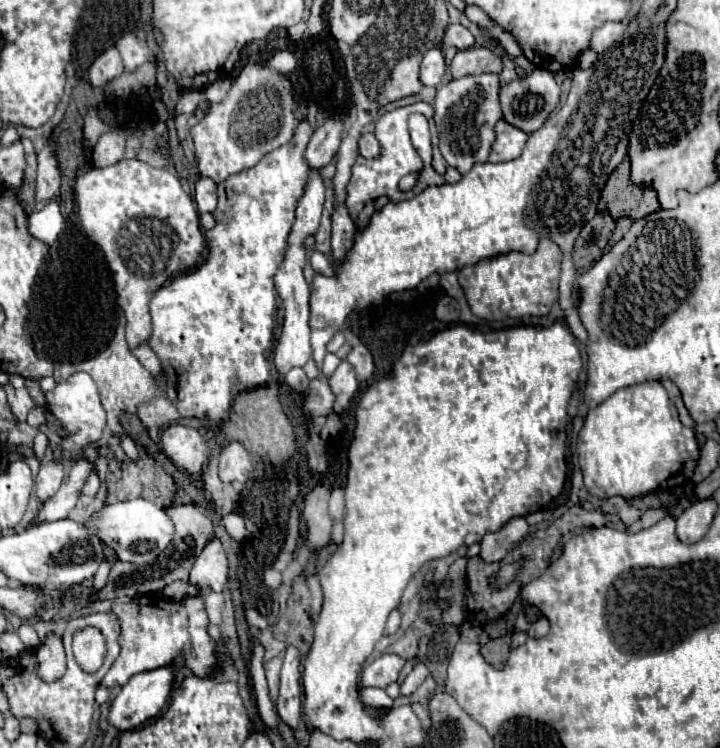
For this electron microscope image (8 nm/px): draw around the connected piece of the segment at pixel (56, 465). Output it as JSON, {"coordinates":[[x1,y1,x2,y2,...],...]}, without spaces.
{"coordinates":[[44,462,38,476,36,476,36,498,40,502,46,502,56,494,60,484,64,482,64,466,62,462]]}

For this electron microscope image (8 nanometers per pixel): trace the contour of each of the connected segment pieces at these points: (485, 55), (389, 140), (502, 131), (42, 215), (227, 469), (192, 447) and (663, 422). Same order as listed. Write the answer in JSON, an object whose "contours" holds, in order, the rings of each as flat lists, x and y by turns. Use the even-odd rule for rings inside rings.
{"contours":[[[484,46,460,50,450,64,452,78,462,78,468,74,482,74,482,72,500,74,500,70,502,70,502,58]],[[416,102,412,106,404,106,404,108,396,108,392,112,384,112,378,120,376,120,376,140,380,142,380,158,374,160,364,160,364,156,358,156,356,164,352,166,352,178,346,186,346,208,352,220,358,220,360,210,370,202,376,200,380,196,388,196,392,202,400,202,400,190,398,190,398,182,402,176,410,174,410,172,418,172,422,170,422,160,418,156,418,152,414,150,412,142,410,142,410,134,406,128,406,120,410,114,420,112,428,118,428,122,432,124,432,106,426,102]],[[504,120,496,122,494,132,496,132,496,140,492,144,488,160,490,162,506,162,506,160,518,158,526,140,528,140,528,134,524,134,522,130,506,124]],[[54,200,48,206,44,206,42,210,36,210,28,216,28,226,32,236,36,236,38,240,52,244,58,234,64,230,64,218,60,214,60,202]],[[230,442,220,452,220,480,222,482,246,482,254,472,252,456,242,444]],[[174,426,164,430,162,448,166,456,188,474,200,474,208,460,208,444,204,434,190,426]],[[656,380,622,388,614,392,608,400,604,400,600,406,588,410,584,426,578,434,576,450,584,474,584,484,588,492,600,500,608,500,612,496,634,500,650,492,682,486,692,478,700,458,700,446,694,430,680,422,674,402,670,400,666,388]]]}

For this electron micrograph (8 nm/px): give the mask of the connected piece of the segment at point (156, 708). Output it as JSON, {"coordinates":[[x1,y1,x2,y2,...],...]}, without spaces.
{"coordinates":[[162,666,162,668,150,670,150,672,142,672,142,674,132,676,128,680,128,684,124,684,122,690,118,692,118,696,112,700,106,720,118,732,126,732,126,730,134,730,134,728,142,726,144,722,156,718,162,712,162,708,166,706,166,702,168,702,168,694,172,690,172,680,174,680,174,676,172,676,170,666]]}

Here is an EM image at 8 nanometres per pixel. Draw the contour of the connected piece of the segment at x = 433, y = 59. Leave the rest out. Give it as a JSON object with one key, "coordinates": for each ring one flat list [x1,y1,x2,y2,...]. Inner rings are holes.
{"coordinates":[[432,48,424,54,422,66,420,66,420,80,424,86,438,86,444,76,444,54,438,48]]}

